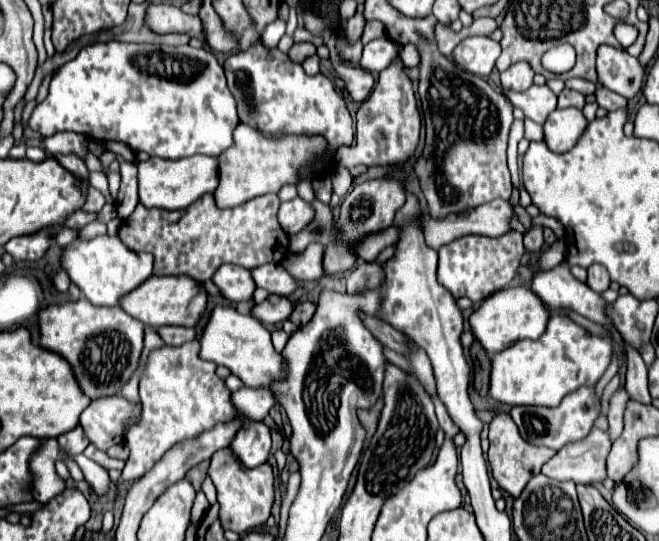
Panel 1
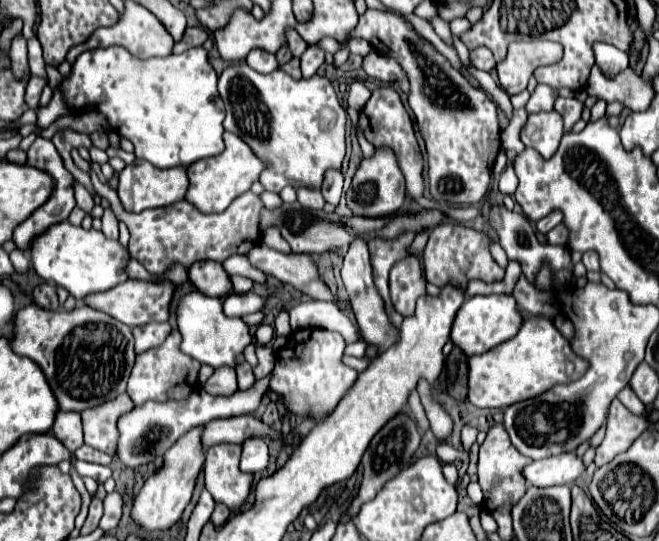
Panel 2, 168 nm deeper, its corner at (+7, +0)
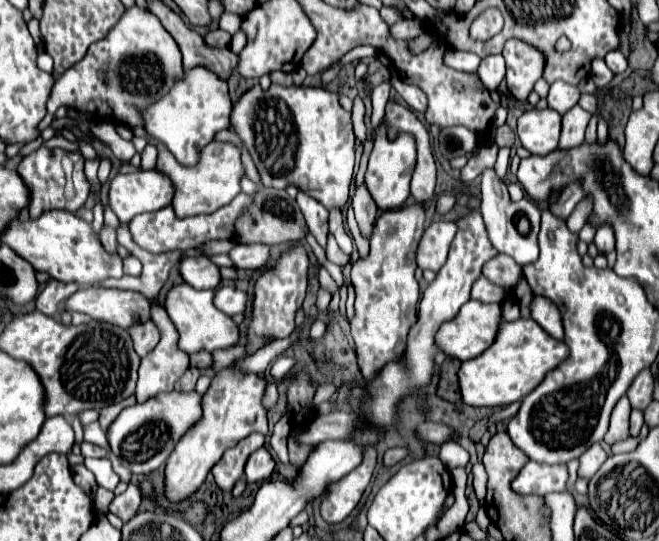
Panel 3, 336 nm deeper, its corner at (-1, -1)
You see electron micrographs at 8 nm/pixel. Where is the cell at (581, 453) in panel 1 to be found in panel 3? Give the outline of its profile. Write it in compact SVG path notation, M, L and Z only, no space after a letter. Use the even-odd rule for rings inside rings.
M528 462L516 480L512 482L512 488L518 494L550 494L550 492L562 492L566 490L568 482L568 466L566 464L556 464L556 466L546 466L538 462Z

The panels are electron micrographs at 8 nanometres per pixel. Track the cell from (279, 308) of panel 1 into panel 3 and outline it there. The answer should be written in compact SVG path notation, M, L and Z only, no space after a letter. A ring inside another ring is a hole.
M218 286L216 288L216 296L214 296L214 304L218 310L222 310L228 316L234 314L242 314L246 310L246 302L248 302L248 294L236 286Z

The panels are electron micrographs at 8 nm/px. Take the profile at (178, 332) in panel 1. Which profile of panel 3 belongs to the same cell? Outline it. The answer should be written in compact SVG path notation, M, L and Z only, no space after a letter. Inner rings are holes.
M154 322L136 324L136 326L128 328L128 332L134 340L134 350L138 352L138 356L146 356L158 344L158 338L160 338L160 332Z

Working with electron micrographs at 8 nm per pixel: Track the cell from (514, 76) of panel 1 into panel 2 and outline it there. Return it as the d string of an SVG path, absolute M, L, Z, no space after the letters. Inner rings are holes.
M514 41L508 45L508 55L496 65L500 85L508 95L522 93L536 67L550 65L562 59L562 45L552 41Z

